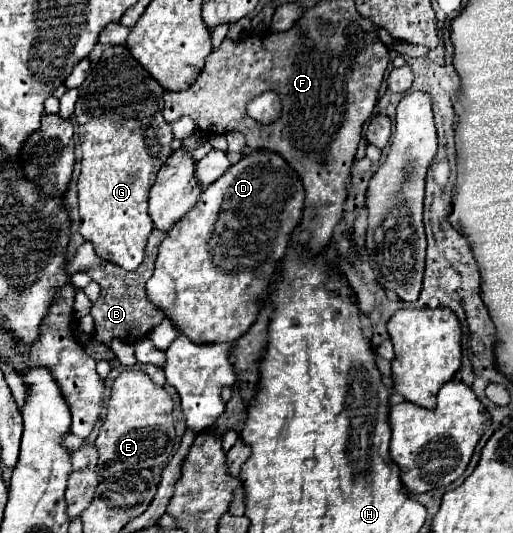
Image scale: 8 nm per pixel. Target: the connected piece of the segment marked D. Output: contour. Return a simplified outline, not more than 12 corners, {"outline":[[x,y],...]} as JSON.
{"outline":[[273,151],[211,183],[147,295],[195,343],[249,331],[303,215]]}

